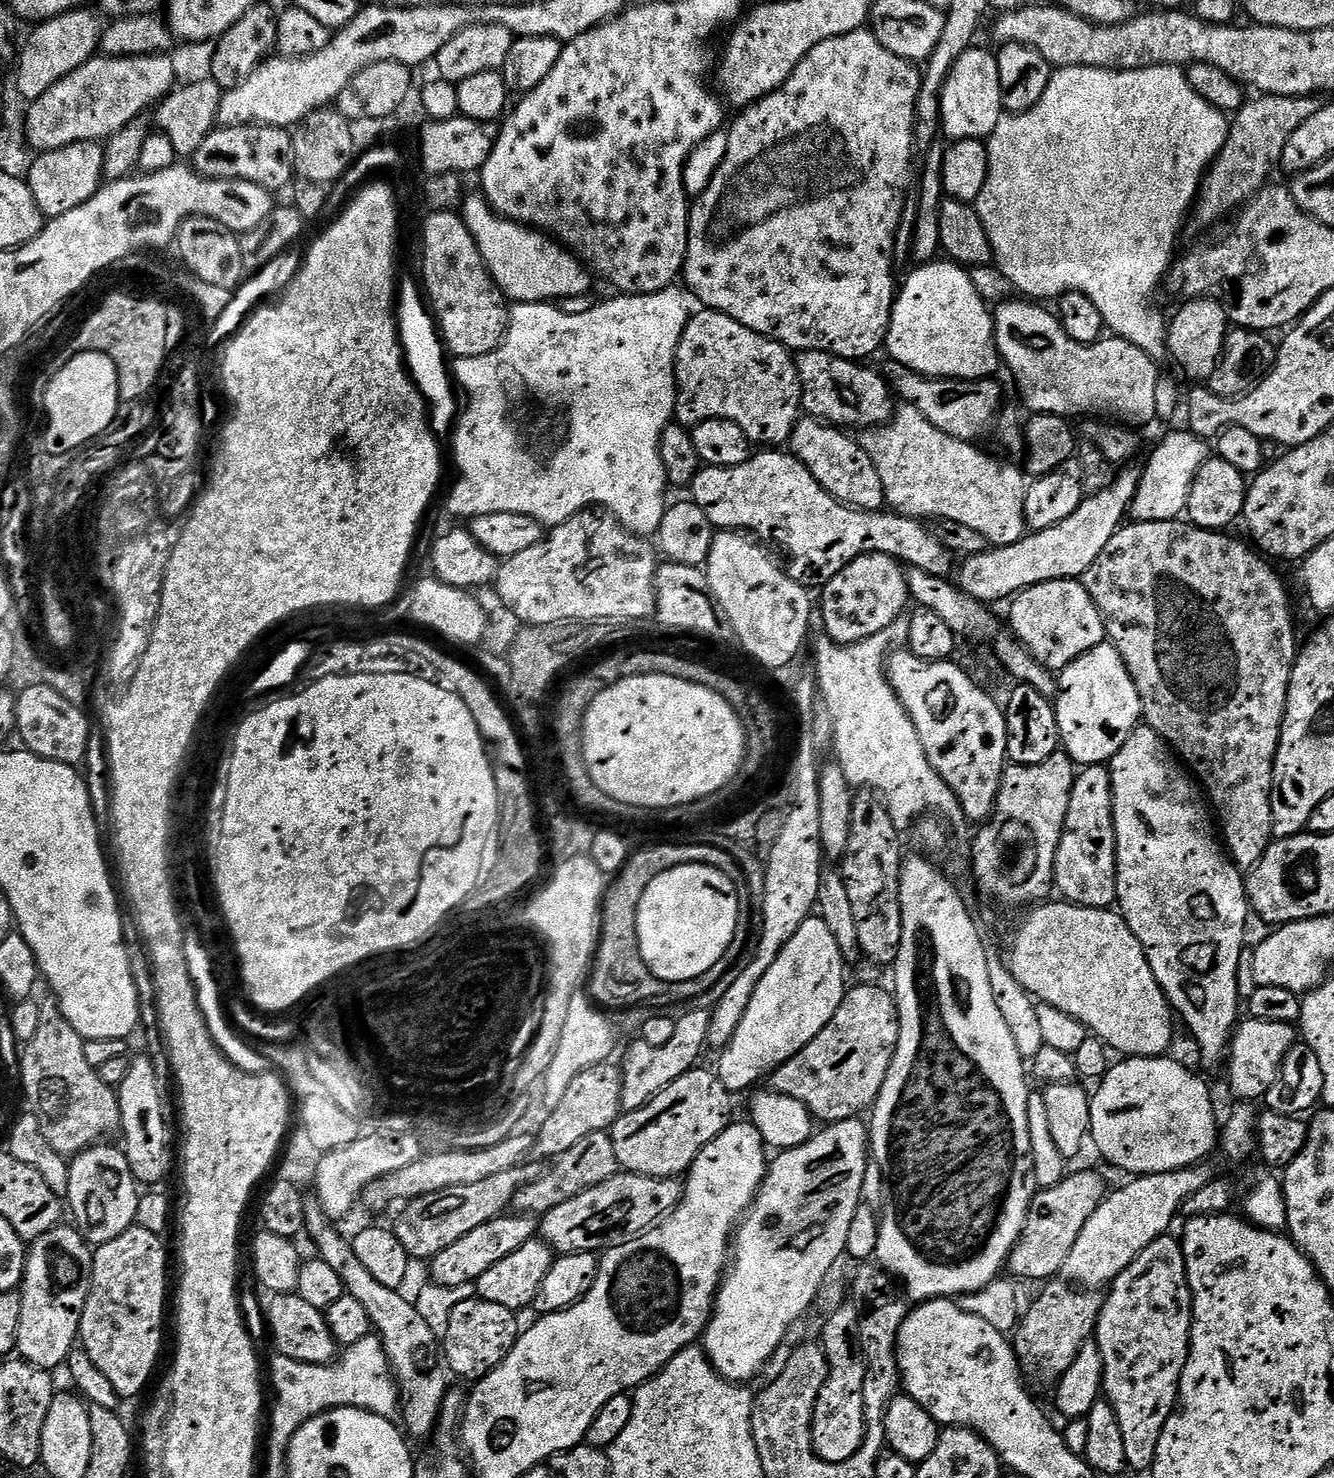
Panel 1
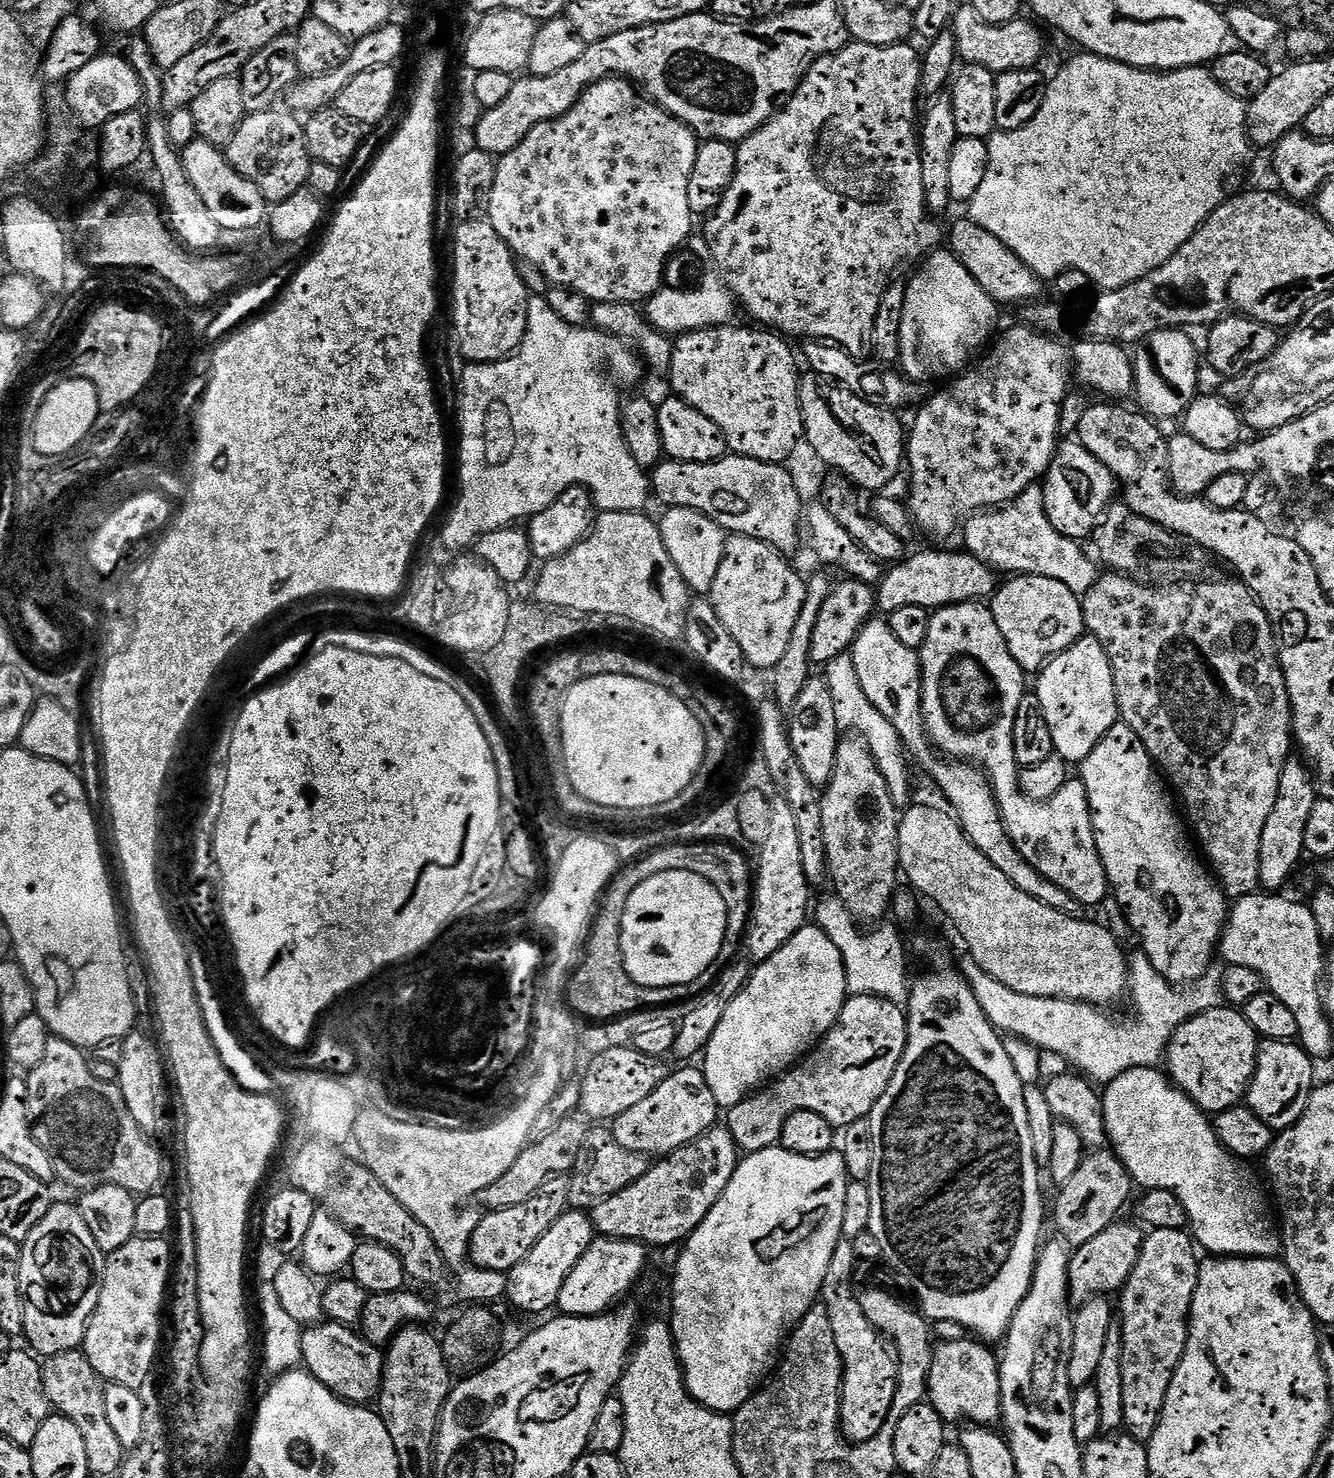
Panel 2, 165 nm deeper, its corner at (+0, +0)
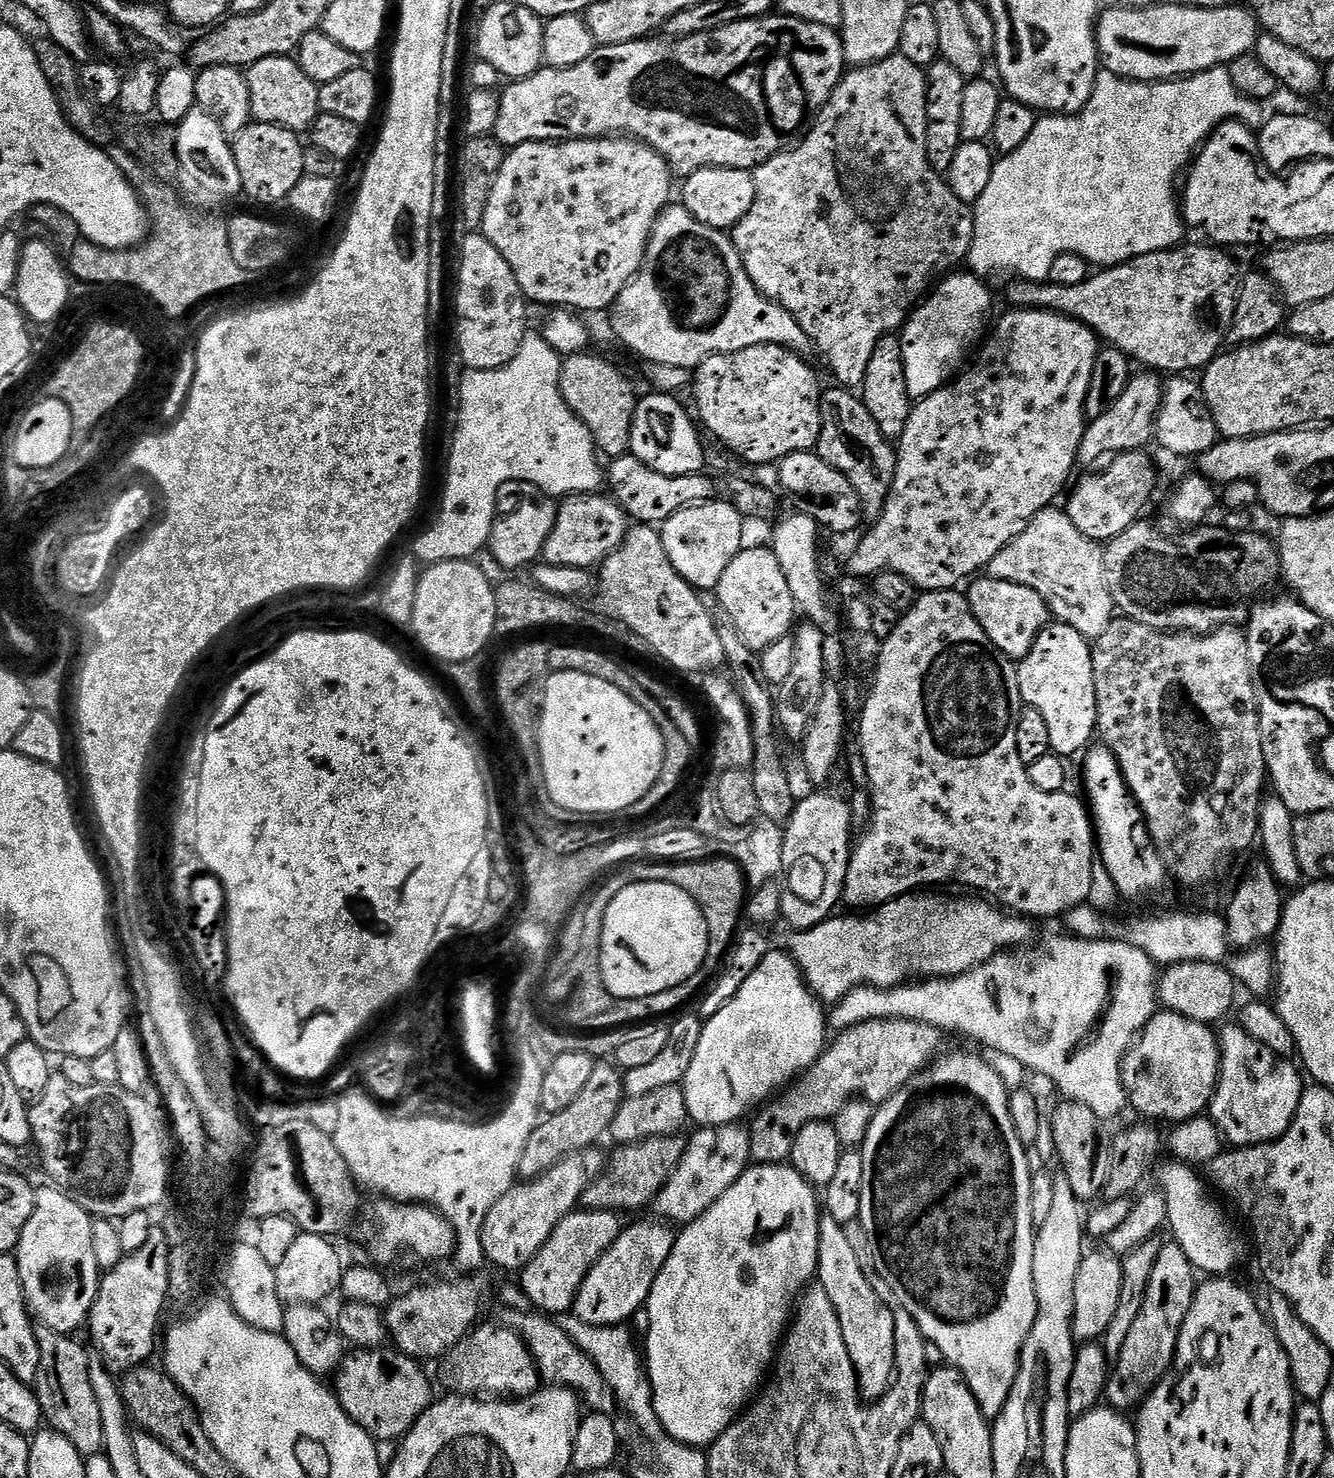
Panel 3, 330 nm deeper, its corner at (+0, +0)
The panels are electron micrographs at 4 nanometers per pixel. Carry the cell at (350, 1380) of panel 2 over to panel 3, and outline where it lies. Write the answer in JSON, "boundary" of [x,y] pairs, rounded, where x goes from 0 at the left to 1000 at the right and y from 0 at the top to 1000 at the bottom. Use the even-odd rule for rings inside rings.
{"boundary":[[[296,911],[271,912],[259,917],[252,926],[250,944],[260,958],[277,970],[280,974],[300,976],[325,947],[324,936],[315,926],[316,921]]]}

